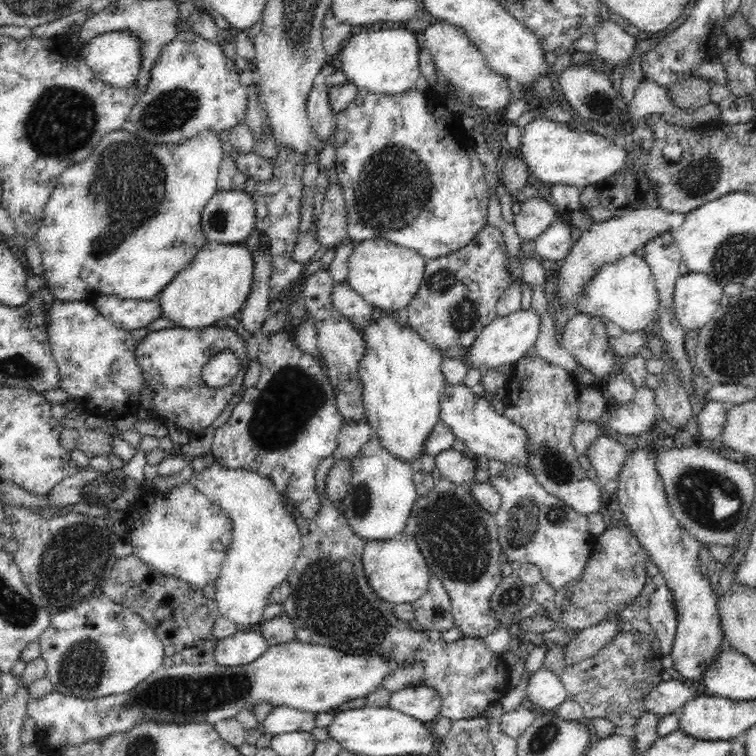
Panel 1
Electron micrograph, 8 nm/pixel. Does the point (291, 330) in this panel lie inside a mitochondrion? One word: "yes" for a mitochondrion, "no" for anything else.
no

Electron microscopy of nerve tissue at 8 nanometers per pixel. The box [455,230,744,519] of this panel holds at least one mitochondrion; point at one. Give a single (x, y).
(558, 467)

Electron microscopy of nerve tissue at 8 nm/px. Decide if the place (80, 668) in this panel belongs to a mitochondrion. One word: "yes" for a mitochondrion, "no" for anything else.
yes

